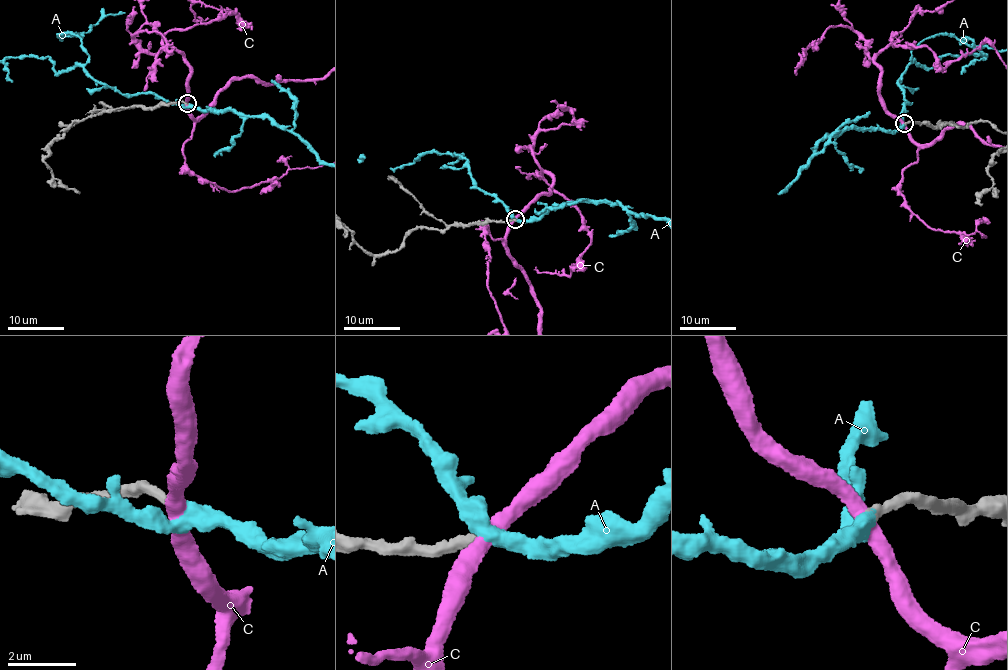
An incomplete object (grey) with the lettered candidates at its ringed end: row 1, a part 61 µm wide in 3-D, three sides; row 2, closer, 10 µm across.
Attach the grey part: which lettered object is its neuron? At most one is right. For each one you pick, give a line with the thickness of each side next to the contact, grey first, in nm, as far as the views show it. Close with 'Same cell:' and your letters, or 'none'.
A: calibres 300 and 280 nm
Same cell: A

